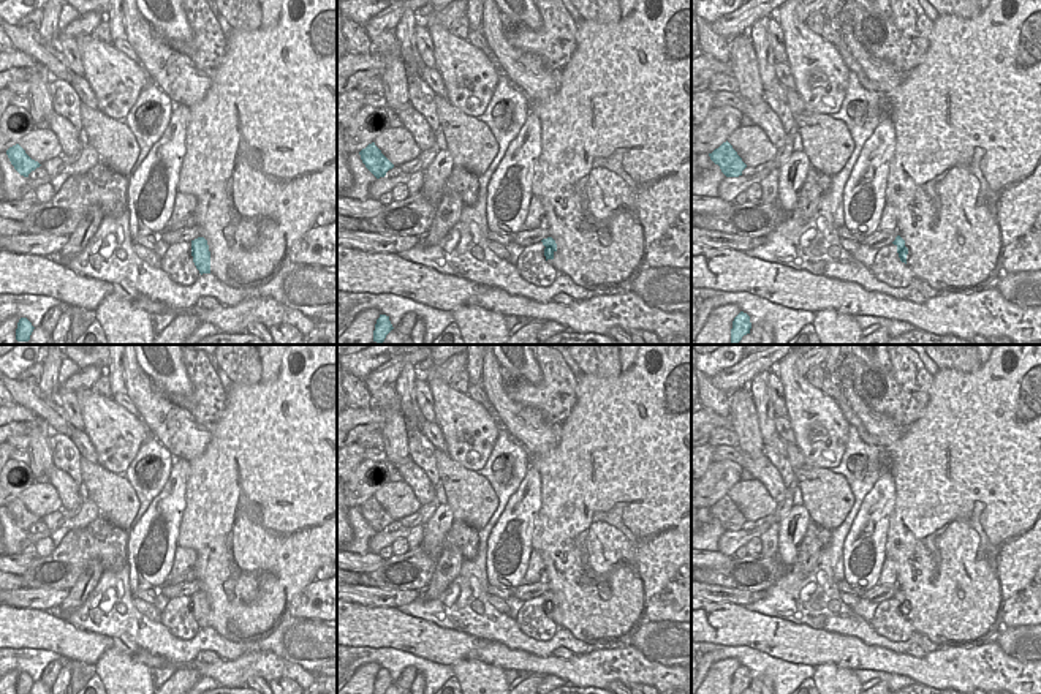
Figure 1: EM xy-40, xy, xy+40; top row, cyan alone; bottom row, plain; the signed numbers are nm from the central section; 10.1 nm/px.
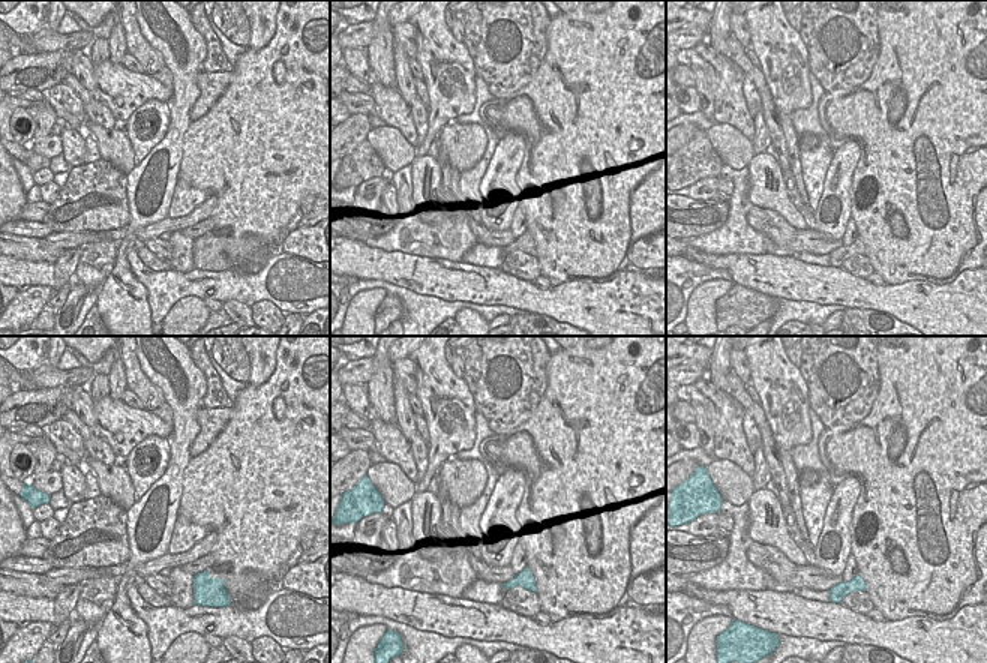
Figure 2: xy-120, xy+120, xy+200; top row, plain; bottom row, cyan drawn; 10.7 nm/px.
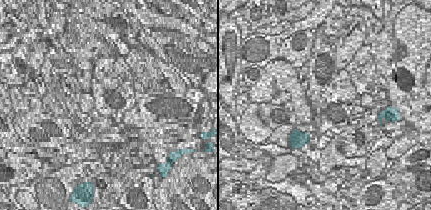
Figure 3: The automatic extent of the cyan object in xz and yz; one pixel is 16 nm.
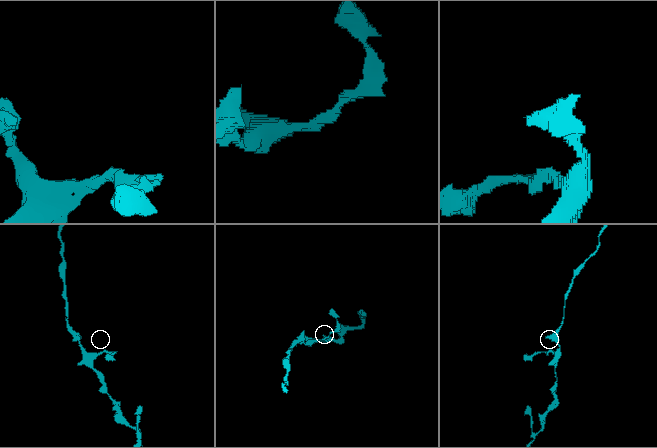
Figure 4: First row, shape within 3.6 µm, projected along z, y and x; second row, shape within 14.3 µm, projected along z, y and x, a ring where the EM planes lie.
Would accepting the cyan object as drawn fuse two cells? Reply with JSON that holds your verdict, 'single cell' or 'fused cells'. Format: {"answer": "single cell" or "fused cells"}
{"answer": "single cell"}

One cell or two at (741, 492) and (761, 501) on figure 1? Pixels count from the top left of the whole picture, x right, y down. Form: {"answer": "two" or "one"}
{"answer": "one"}

